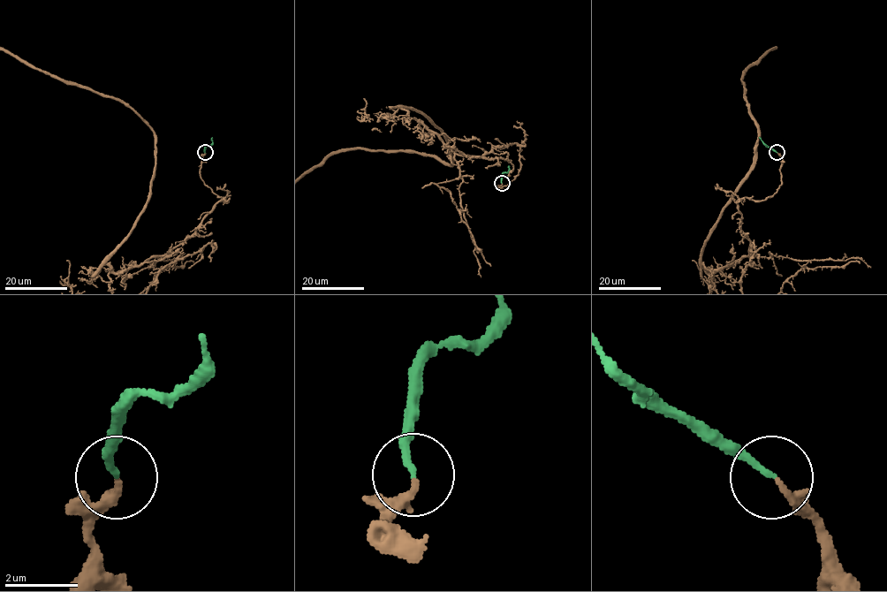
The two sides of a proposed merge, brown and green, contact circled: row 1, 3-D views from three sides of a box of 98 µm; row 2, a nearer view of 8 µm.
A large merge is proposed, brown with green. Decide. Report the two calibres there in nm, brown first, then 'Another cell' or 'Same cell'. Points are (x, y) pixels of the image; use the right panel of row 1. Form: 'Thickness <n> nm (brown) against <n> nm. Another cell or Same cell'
Thickness 200 nm (brown) against 170 nm. Same cell

